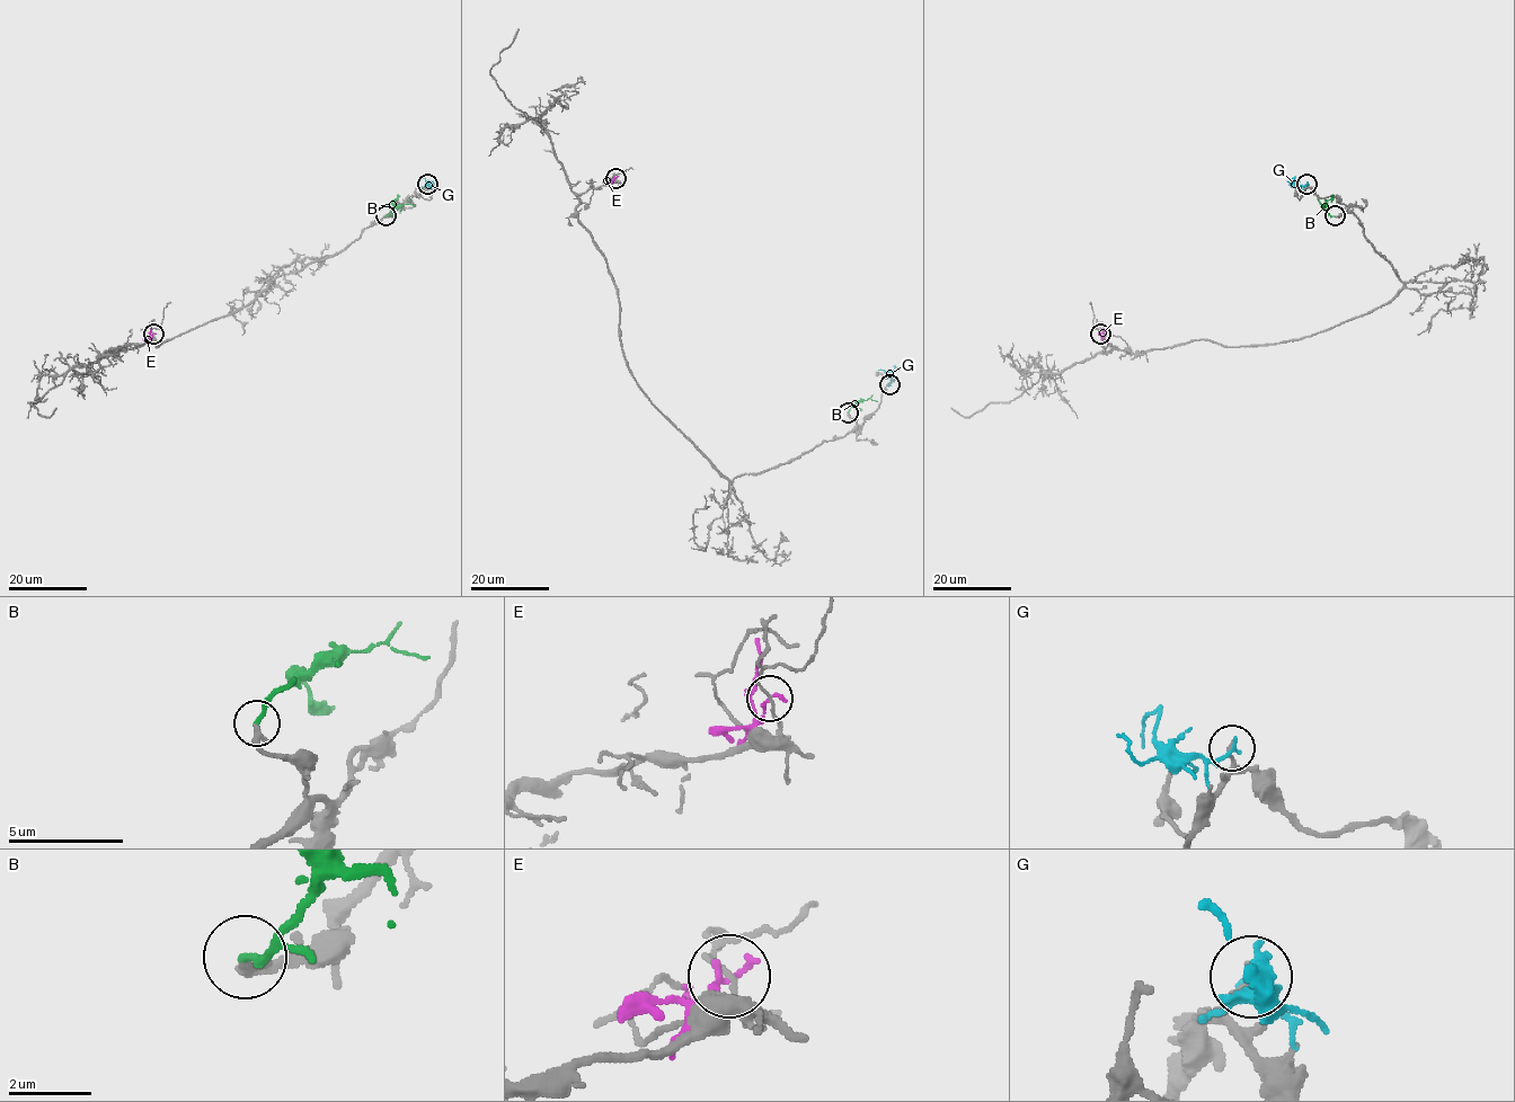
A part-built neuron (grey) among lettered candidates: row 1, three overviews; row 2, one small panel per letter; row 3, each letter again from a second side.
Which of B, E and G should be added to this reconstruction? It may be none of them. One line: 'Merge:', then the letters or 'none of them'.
Merge: none of them

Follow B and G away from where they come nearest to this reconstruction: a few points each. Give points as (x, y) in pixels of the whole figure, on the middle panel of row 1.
B: (848, 411), (864, 400), (877, 401)
G: (889, 384), (891, 375), (878, 370)

